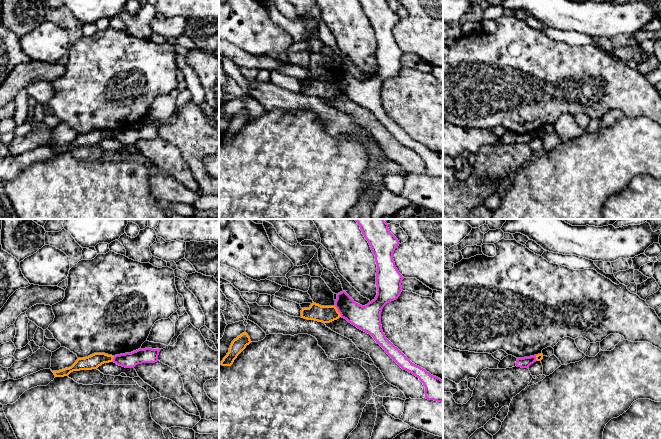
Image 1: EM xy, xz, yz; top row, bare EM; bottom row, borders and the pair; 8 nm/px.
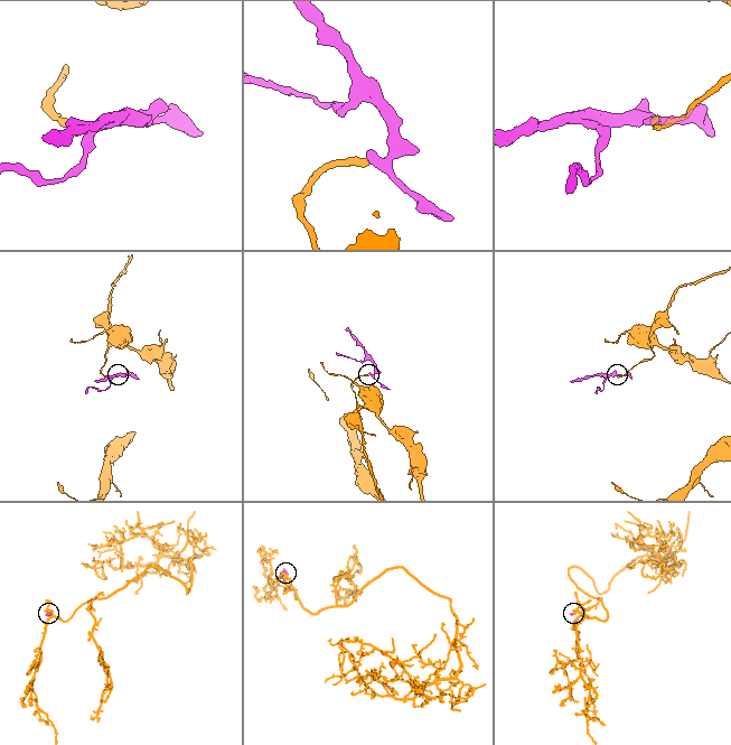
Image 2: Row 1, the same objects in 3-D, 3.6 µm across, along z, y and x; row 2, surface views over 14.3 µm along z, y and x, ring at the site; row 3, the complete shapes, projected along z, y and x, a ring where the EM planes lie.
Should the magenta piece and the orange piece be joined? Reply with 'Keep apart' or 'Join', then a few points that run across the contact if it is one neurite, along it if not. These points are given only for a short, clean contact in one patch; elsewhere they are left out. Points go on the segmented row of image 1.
Keep apart. Line: xz (334, 305), (341, 316)

